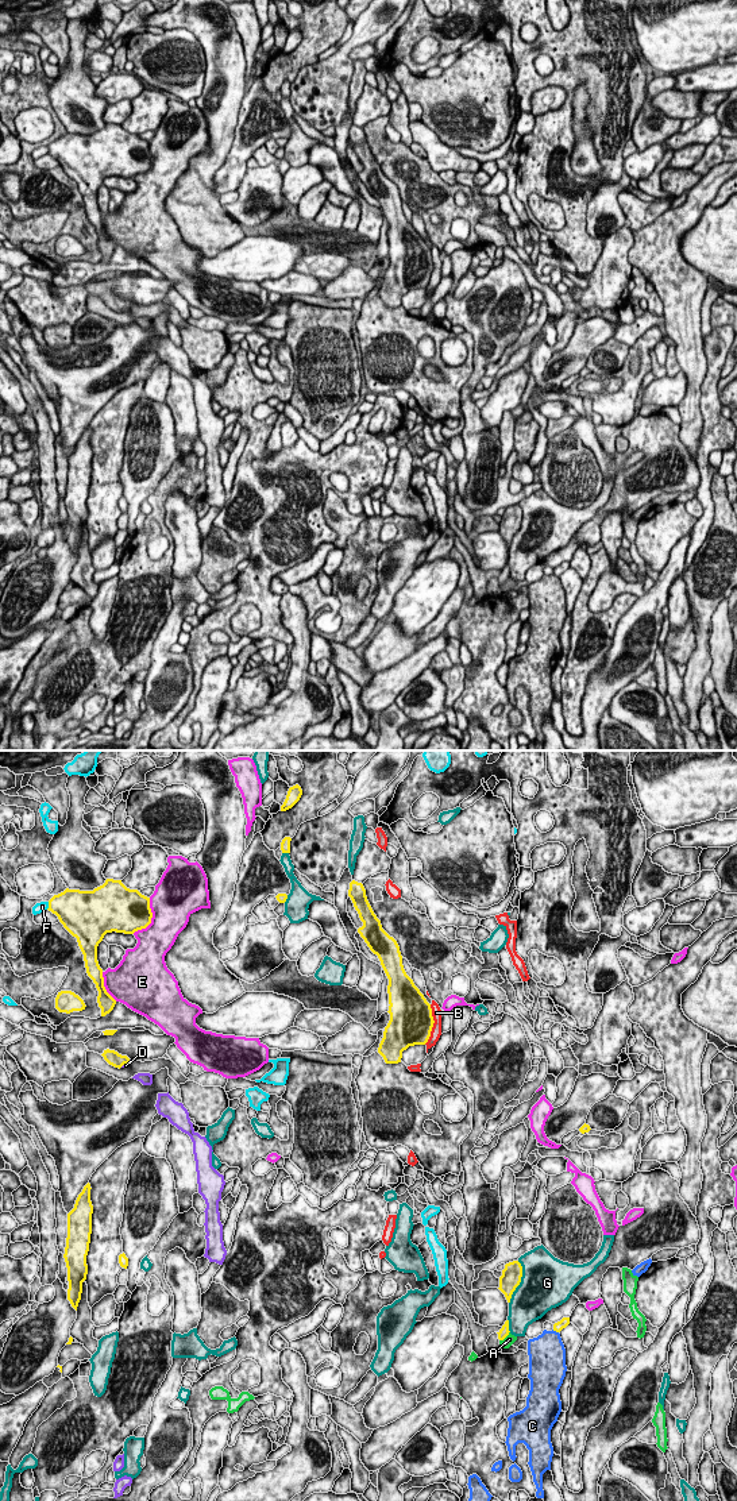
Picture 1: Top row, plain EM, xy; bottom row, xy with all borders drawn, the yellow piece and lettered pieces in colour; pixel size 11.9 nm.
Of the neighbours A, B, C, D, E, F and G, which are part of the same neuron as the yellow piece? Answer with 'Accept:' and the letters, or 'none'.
Accept: D

